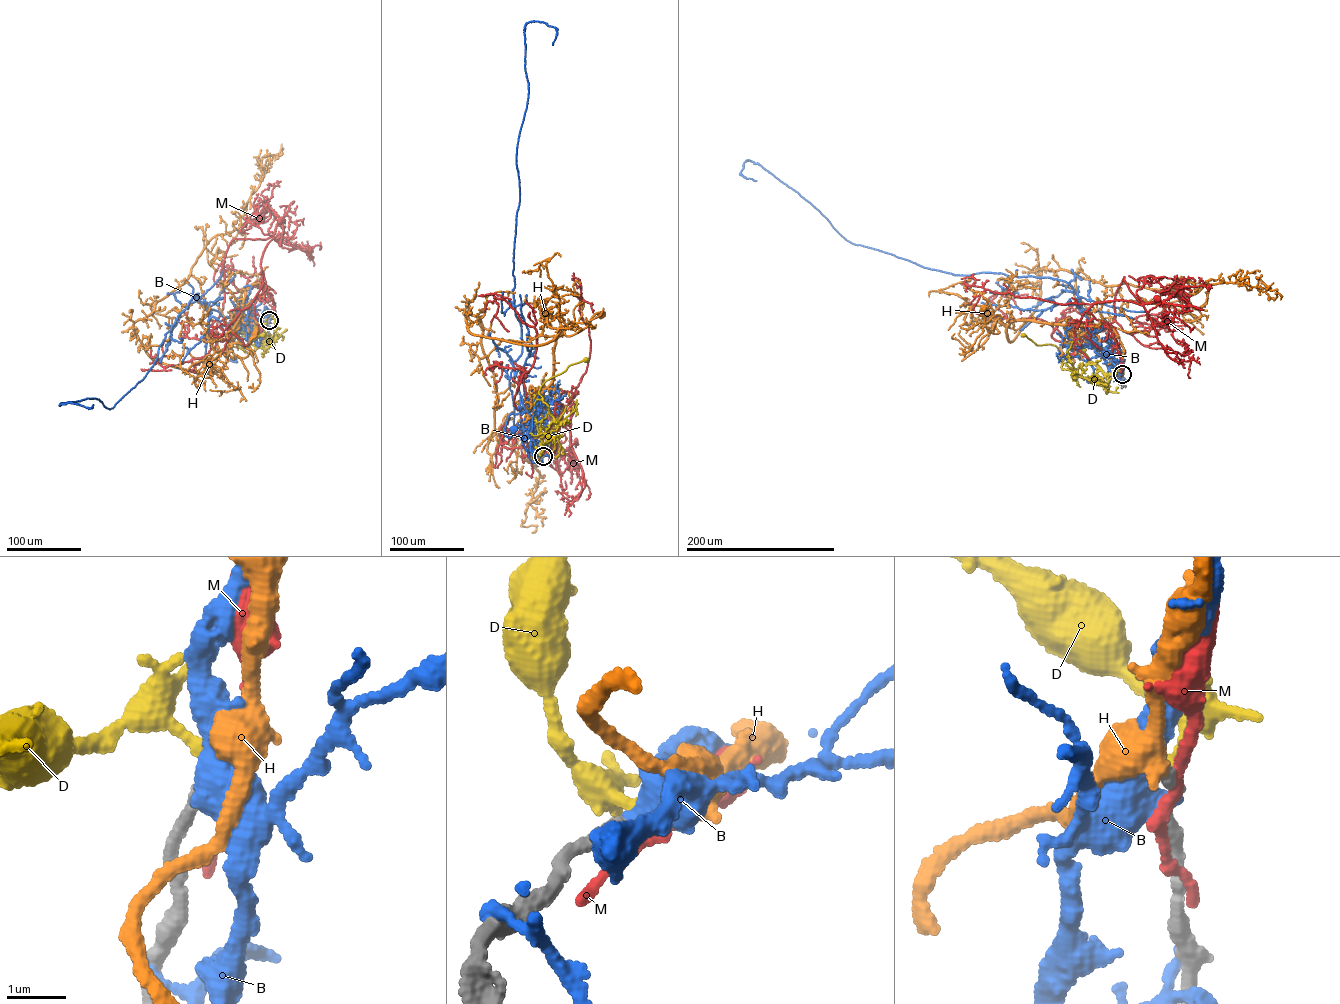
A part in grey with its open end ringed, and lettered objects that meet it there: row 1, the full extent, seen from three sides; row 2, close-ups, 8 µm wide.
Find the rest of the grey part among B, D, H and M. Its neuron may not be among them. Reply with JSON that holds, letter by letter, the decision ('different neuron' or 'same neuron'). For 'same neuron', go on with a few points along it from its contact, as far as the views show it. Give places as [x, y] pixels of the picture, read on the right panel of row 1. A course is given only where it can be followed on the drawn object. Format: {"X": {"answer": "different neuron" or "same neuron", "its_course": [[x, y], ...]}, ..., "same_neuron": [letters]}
{"B": {"answer": "different neuron"}, "D": {"answer": "different neuron"}, "H": {"answer": "same neuron", "its_course": [[1122, 374], [1124, 351], [1107, 324], [1014, 320], [996, 322], [995, 334], [986, 326], [983, 309]]}, "M": {"answer": "different neuron"}, "same_neuron": ["H"]}

